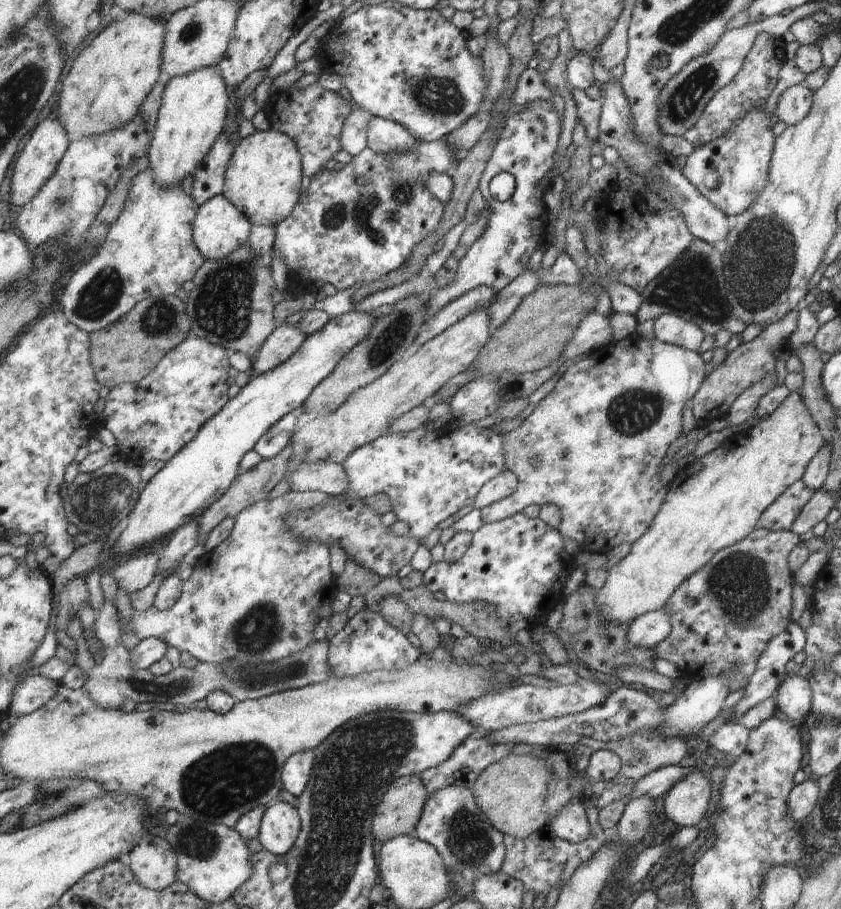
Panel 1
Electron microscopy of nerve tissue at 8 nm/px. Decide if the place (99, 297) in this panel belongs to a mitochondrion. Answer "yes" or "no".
yes

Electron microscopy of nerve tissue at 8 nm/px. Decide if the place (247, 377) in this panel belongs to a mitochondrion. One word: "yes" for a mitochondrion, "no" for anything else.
no

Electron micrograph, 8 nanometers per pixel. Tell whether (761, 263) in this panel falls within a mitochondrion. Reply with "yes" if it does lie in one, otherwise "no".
yes

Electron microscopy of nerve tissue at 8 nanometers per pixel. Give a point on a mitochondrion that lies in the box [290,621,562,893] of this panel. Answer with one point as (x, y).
(469, 840)

